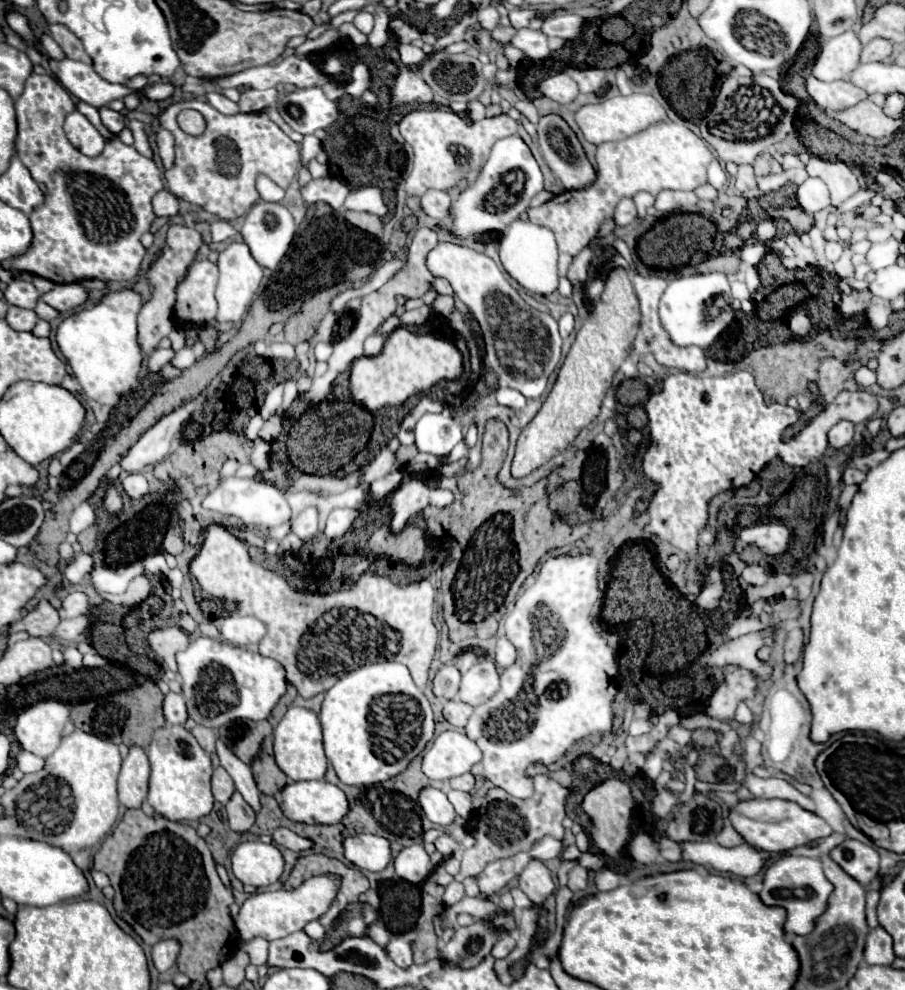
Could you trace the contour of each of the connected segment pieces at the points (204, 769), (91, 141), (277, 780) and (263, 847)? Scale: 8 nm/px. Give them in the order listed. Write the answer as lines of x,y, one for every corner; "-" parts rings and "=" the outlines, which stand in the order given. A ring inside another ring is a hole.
166,725
154,731
148,747
150,759
150,793
148,803
170,821
198,821
214,809
214,795
210,789
212,759
196,743
196,737
182,725
=
72,111
64,121
64,133
68,141
88,157
102,153
106,139
96,131
96,127
78,111
=
272,737
264,739
260,755
252,763
252,771
256,785
264,795
276,797
288,785
288,777
280,771
280,767
276,767
276,761
272,759
=
246,841
232,853
232,871
244,885
268,887
284,873
284,857
276,845

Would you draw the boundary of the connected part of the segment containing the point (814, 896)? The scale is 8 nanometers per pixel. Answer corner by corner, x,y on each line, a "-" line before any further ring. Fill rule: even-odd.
782,857
776,859
772,865
766,867
764,873
764,889
760,891
760,899
766,905
780,905
788,911
788,921
786,921
786,931
806,935
814,927
814,919
824,913
826,909
826,899
832,893
832,885
824,877
822,863
820,859
810,859
810,857

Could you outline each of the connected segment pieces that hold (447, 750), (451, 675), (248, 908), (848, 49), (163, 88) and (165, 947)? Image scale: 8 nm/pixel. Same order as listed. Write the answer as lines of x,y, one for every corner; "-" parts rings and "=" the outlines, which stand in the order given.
444,731
424,755
422,771
436,781
468,773
480,761
480,747
464,731
=
444,665
434,677
434,695
444,699
454,699
460,689
460,671
456,665
=
314,875
310,879
306,879
300,887
296,889
280,889
280,891
262,891
256,893
252,897
248,897
244,901
244,905
240,907
240,913
236,917
236,927
240,931
240,937
244,941
250,941
254,937
262,937
266,941
274,941
274,939
282,939
294,931
304,929
306,923
310,921
318,921
328,907
332,907
338,891
340,891
340,875
=
846,31
838,37
828,39
814,63
814,77
820,81
846,79
860,65
862,43
854,31
=
160,83
160,85
152,85
146,91
146,97
148,99
154,99
154,101
162,101
162,99
168,99
172,95
172,85
170,83
=
162,939
160,943
156,943
152,947
152,959
154,959
156,969
160,973
168,971
172,965
176,965
178,953
180,953
180,941
178,939

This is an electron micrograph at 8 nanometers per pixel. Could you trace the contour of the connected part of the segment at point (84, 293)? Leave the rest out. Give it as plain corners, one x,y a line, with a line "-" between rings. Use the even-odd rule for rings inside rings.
70,283
70,285
56,285
52,291
48,291
46,295
42,295
42,299
58,309
58,311
70,311
76,309
78,305
82,305
88,299
88,289
84,289
78,283

